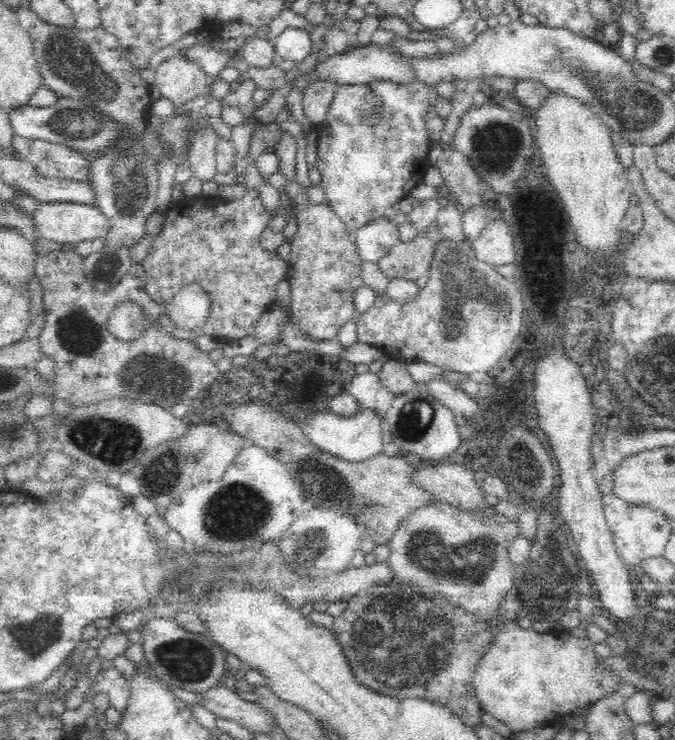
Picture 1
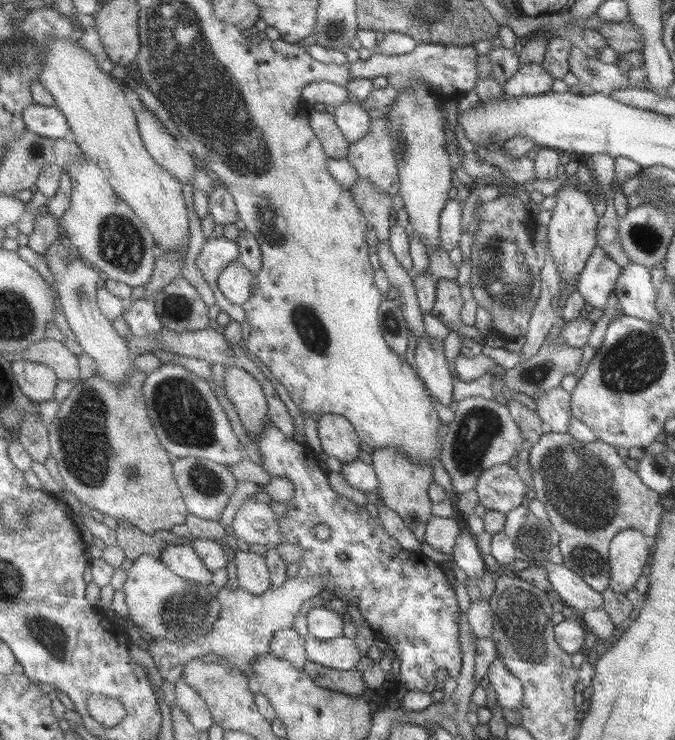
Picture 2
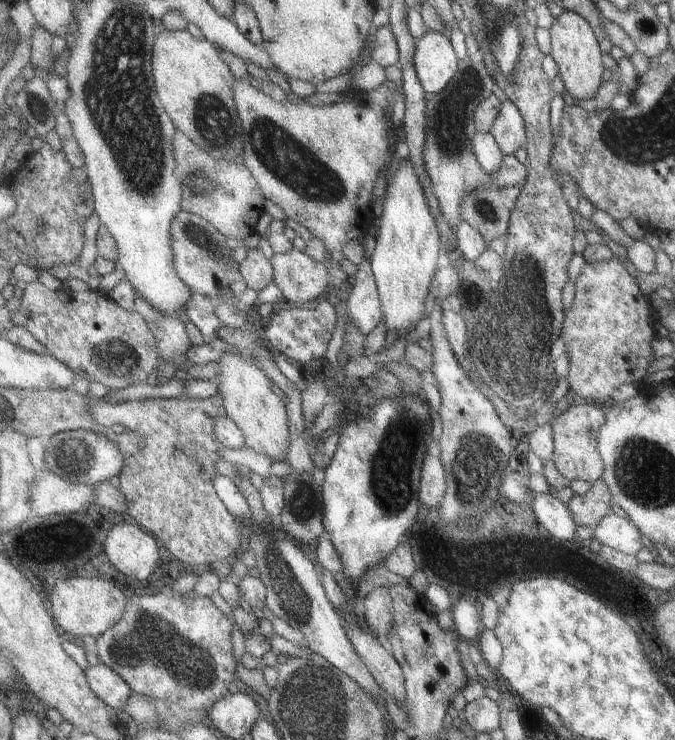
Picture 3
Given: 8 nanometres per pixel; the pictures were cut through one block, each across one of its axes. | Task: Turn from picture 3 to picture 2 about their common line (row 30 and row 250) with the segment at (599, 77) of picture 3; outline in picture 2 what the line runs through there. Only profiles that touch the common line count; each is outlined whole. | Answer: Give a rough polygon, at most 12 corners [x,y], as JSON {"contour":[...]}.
{"contour":[[565,181],[548,224],[562,285],[576,286],[597,247],[588,194]]}

